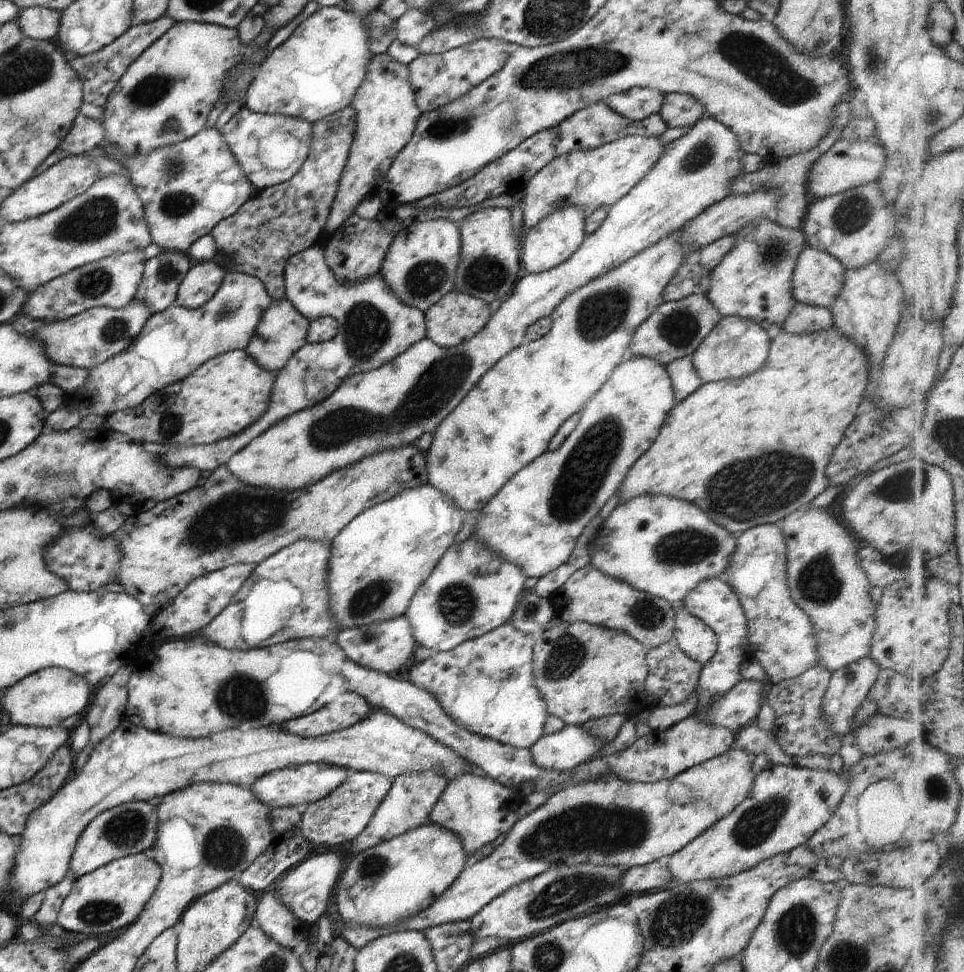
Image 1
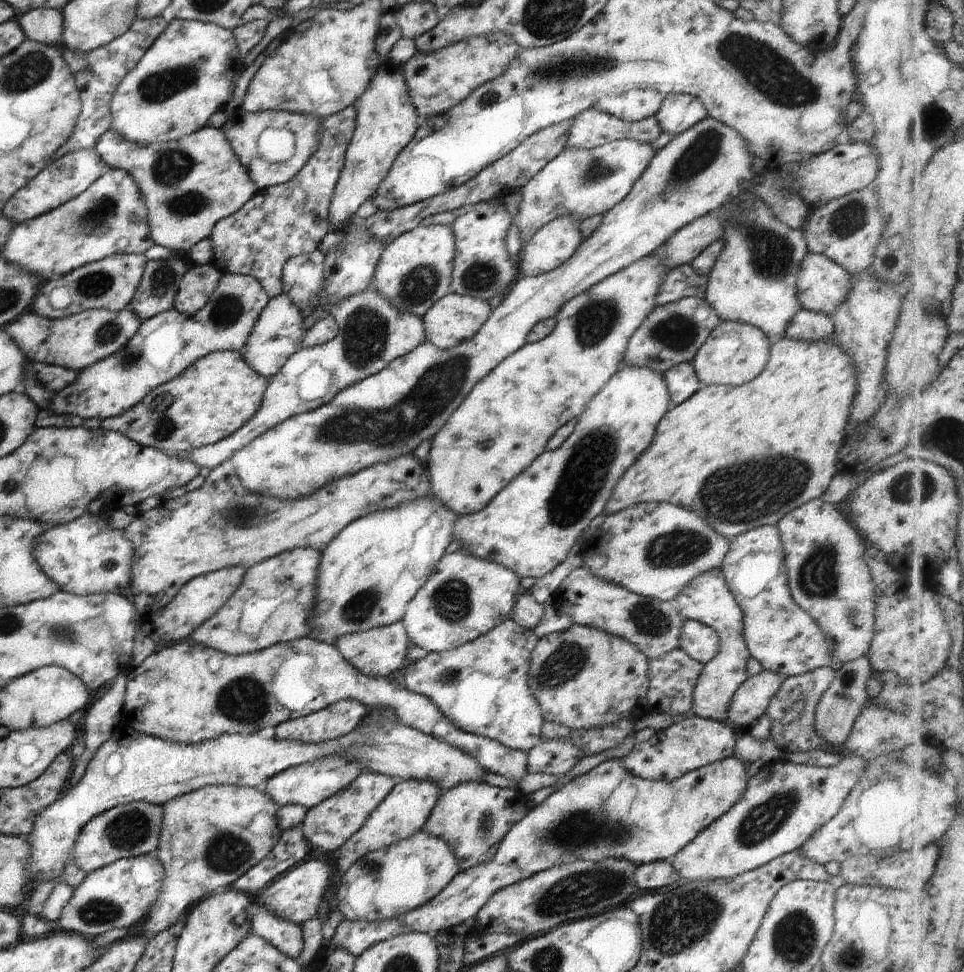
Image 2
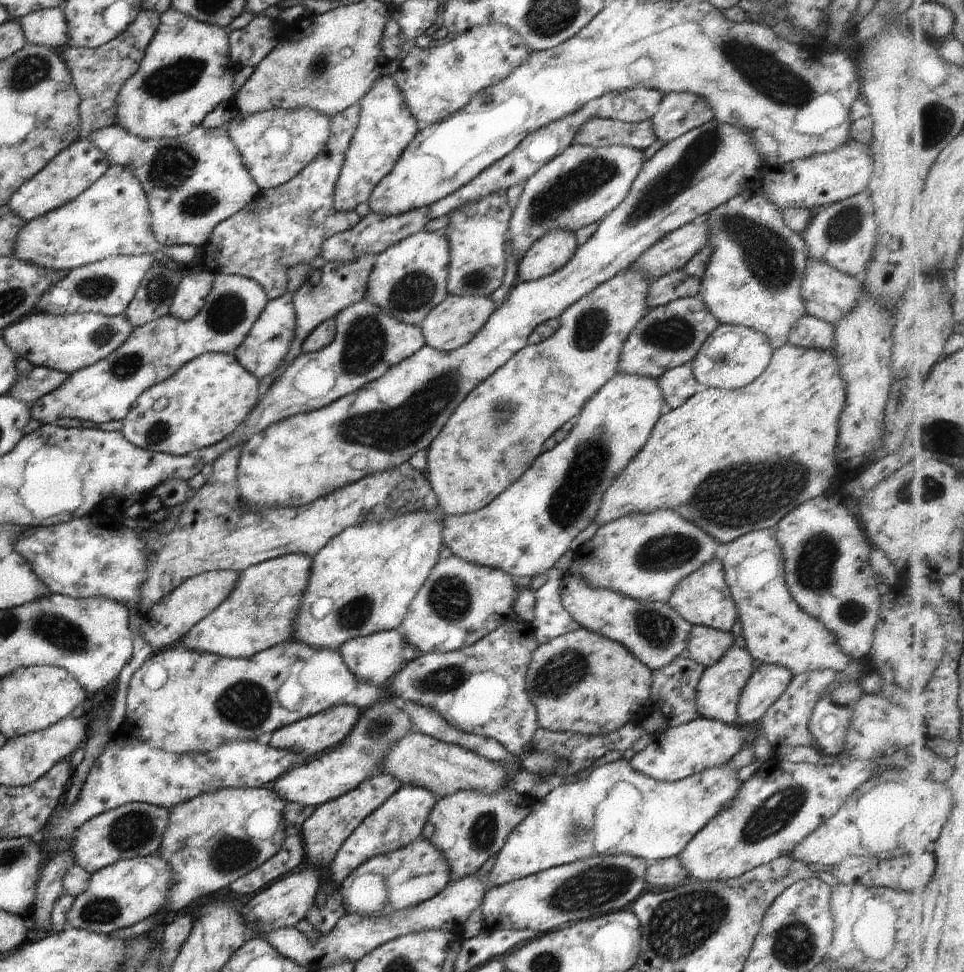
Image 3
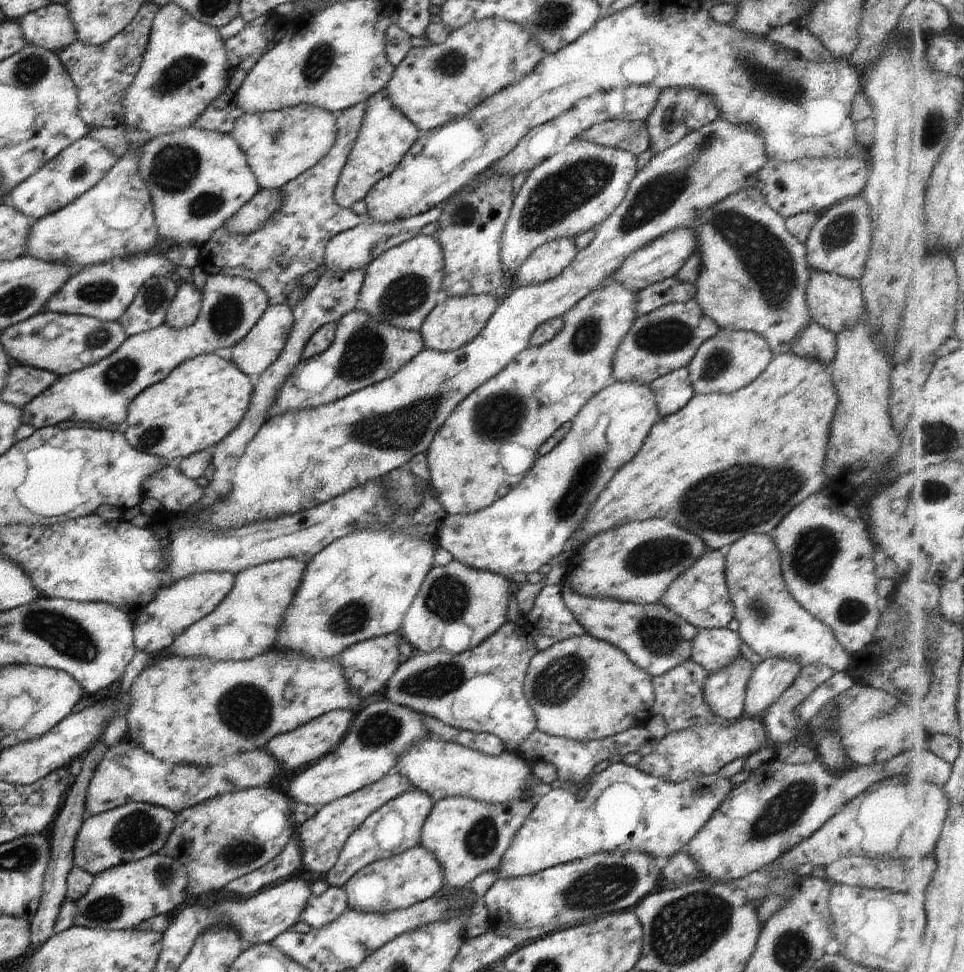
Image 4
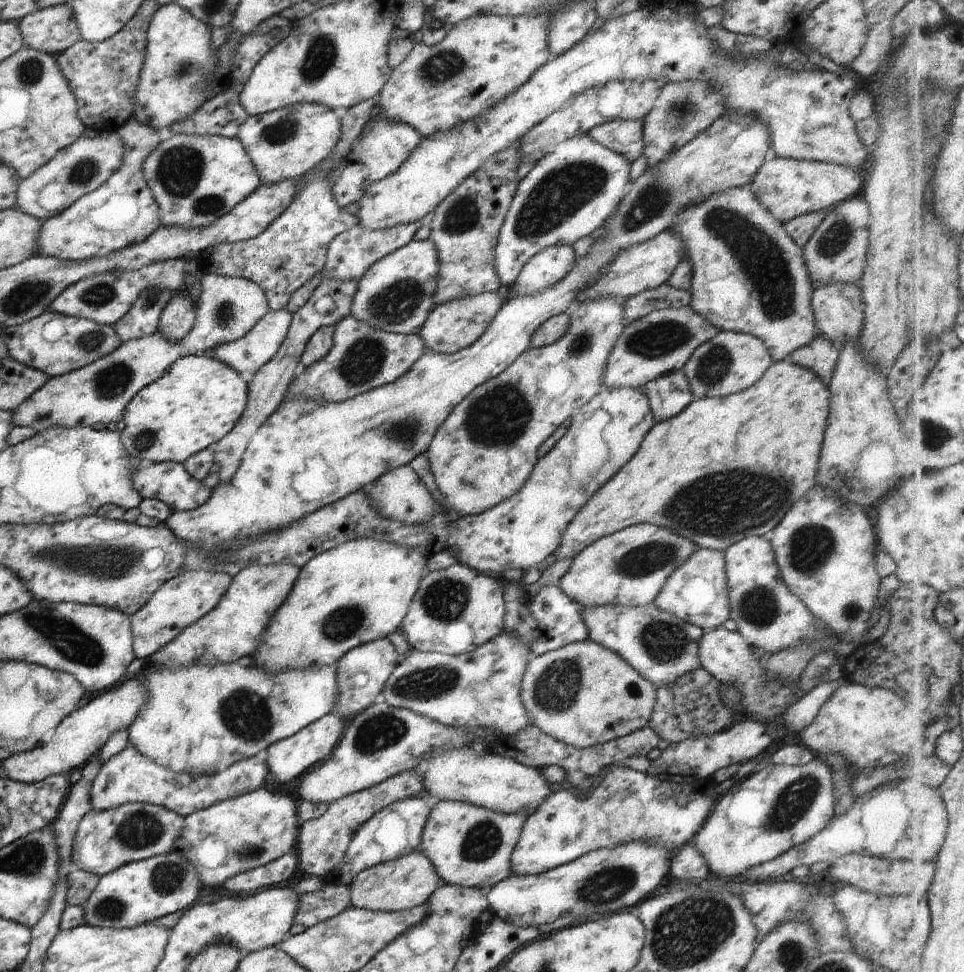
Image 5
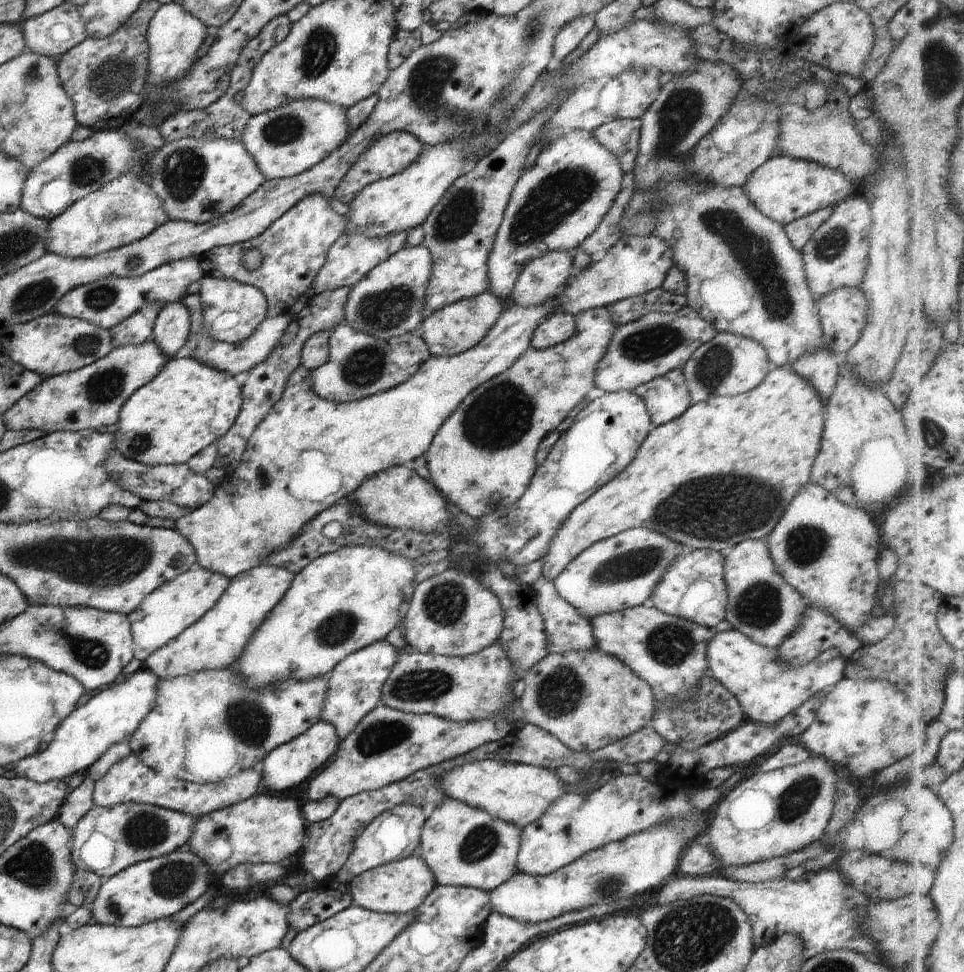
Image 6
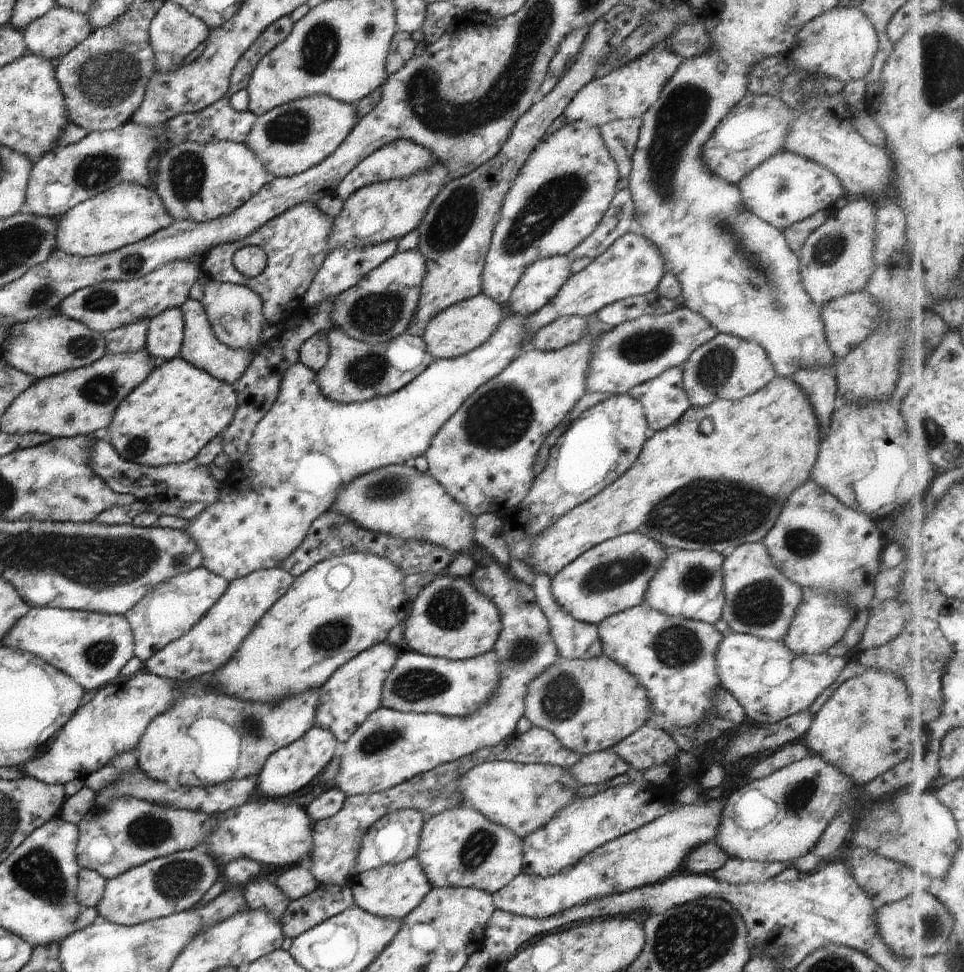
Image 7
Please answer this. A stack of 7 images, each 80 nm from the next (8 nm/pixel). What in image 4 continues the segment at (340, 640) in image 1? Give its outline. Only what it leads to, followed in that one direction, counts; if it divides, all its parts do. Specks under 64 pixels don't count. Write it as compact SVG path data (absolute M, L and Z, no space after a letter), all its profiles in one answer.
M399 632L388 634L385 636L370 638L357 644L348 646L346 650L342 650L339 655L340 664L344 668L344 675L348 680L348 688L354 692L358 690L358 696L366 699L379 690L390 681L390 678L398 671L398 668L405 662L405 658L400 654L399 644L401 644L401 635Z

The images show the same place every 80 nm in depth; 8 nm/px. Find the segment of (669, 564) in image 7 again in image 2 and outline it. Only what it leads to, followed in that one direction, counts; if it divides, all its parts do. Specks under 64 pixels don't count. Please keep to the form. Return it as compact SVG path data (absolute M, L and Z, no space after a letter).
M721 567L695 576L681 588L673 600L676 610L685 619L693 619L713 628L720 637L719 653L703 665L693 690L691 714L715 721L726 721L729 704L740 685L750 676L746 663L751 654L743 638L743 614L727 587Z

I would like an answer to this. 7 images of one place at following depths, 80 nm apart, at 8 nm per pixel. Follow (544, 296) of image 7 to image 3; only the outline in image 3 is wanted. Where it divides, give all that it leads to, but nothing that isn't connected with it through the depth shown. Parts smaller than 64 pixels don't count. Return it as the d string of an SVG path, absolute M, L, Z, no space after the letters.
M558 229L540 237L517 263L519 282L553 275L570 262L578 247L574 232Z

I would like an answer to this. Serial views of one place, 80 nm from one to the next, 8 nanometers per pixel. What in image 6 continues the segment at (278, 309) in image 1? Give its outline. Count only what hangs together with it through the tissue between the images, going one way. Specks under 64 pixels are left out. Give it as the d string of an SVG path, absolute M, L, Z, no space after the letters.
M200 294L186 295L180 301L190 313L191 326L182 354L233 377L240 373L244 374L253 366L260 364L271 353L274 345L278 344L279 338L294 319L290 312L274 318L266 317L250 338L238 344L225 343L224 341L215 341L203 325L203 306Z

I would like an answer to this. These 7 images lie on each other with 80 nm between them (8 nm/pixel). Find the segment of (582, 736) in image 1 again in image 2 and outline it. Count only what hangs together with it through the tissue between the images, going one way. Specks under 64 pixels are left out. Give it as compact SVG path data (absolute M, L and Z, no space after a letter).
M570 741L541 742L527 752L527 772L565 775L581 760L583 751Z

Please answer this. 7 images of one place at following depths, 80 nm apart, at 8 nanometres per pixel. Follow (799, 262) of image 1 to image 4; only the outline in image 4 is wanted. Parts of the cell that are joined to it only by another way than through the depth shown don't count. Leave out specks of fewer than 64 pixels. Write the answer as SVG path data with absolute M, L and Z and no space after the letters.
M810 269L810 282L806 288L806 304L811 321L830 330L832 334L840 334L844 328L852 328L861 317L865 316L864 296L858 279L844 278L834 272L818 272Z

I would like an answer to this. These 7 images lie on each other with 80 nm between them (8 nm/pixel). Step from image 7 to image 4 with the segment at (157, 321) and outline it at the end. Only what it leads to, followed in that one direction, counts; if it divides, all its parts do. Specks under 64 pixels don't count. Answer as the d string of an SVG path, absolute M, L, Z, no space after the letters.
M187 280L180 281L177 294L171 301L164 322L178 329L194 324L202 306L202 289Z

